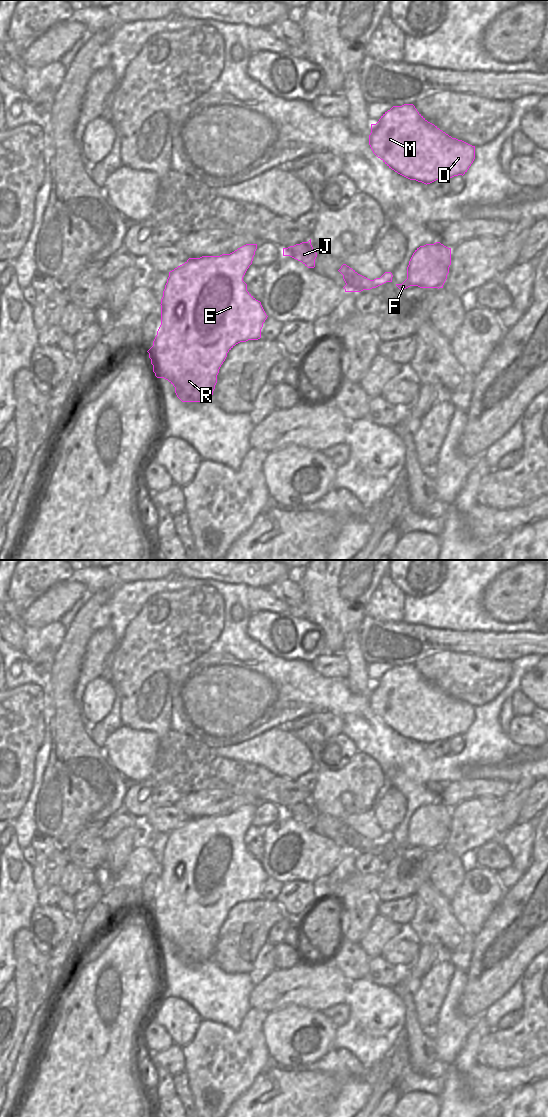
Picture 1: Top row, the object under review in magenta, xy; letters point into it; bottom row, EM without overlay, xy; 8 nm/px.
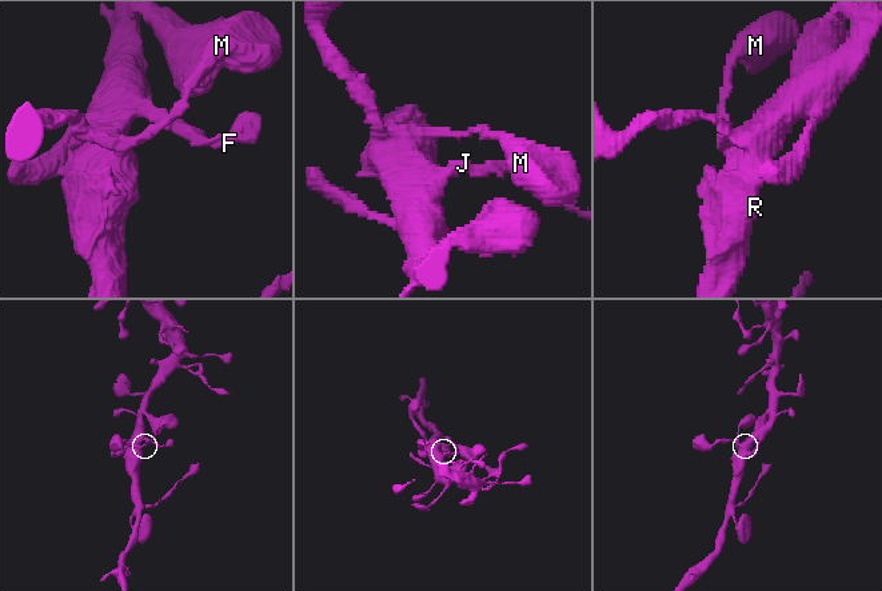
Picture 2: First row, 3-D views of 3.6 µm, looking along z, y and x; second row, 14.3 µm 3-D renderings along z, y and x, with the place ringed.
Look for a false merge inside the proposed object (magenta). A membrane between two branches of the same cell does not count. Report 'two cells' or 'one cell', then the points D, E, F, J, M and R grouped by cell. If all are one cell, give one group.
one cell | D E F J M R

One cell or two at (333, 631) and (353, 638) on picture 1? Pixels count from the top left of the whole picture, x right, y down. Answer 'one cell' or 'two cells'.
two cells

